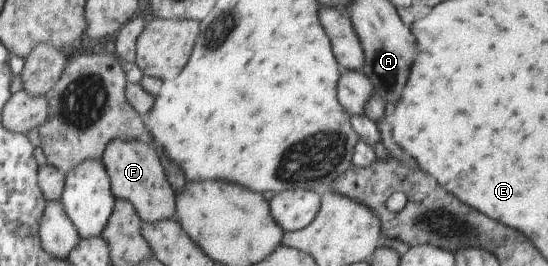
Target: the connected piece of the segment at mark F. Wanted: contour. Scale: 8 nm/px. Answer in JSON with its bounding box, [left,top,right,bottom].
[102,137,174,222]

